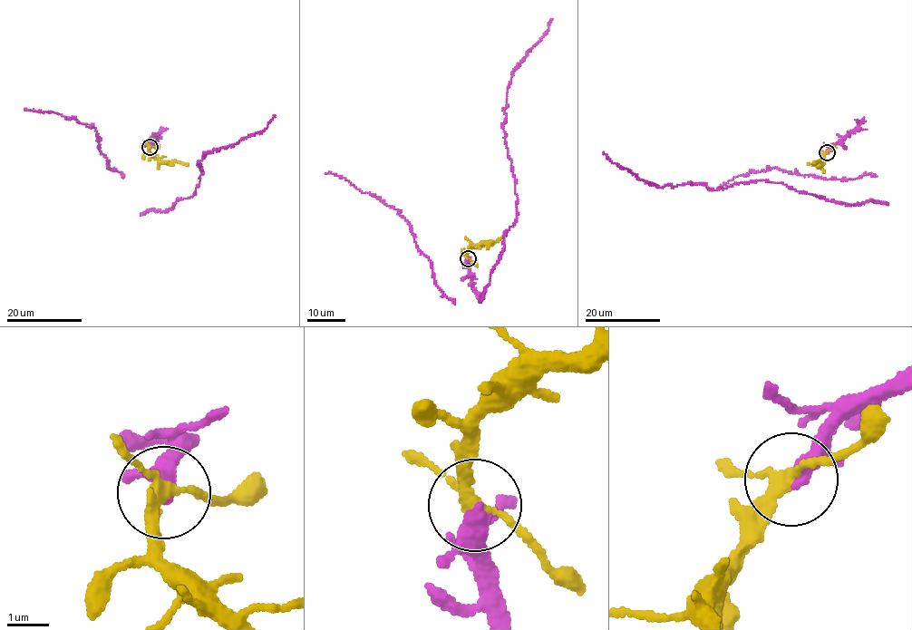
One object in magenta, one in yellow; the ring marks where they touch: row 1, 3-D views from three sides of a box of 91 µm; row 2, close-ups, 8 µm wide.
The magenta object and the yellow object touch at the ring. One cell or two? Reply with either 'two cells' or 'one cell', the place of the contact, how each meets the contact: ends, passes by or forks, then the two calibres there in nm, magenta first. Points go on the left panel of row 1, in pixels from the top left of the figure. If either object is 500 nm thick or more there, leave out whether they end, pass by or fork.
one cell; at (150, 147); magenta passes by; yellow forks there; 300 nm thick on the magenta side, 220 nm on the other

